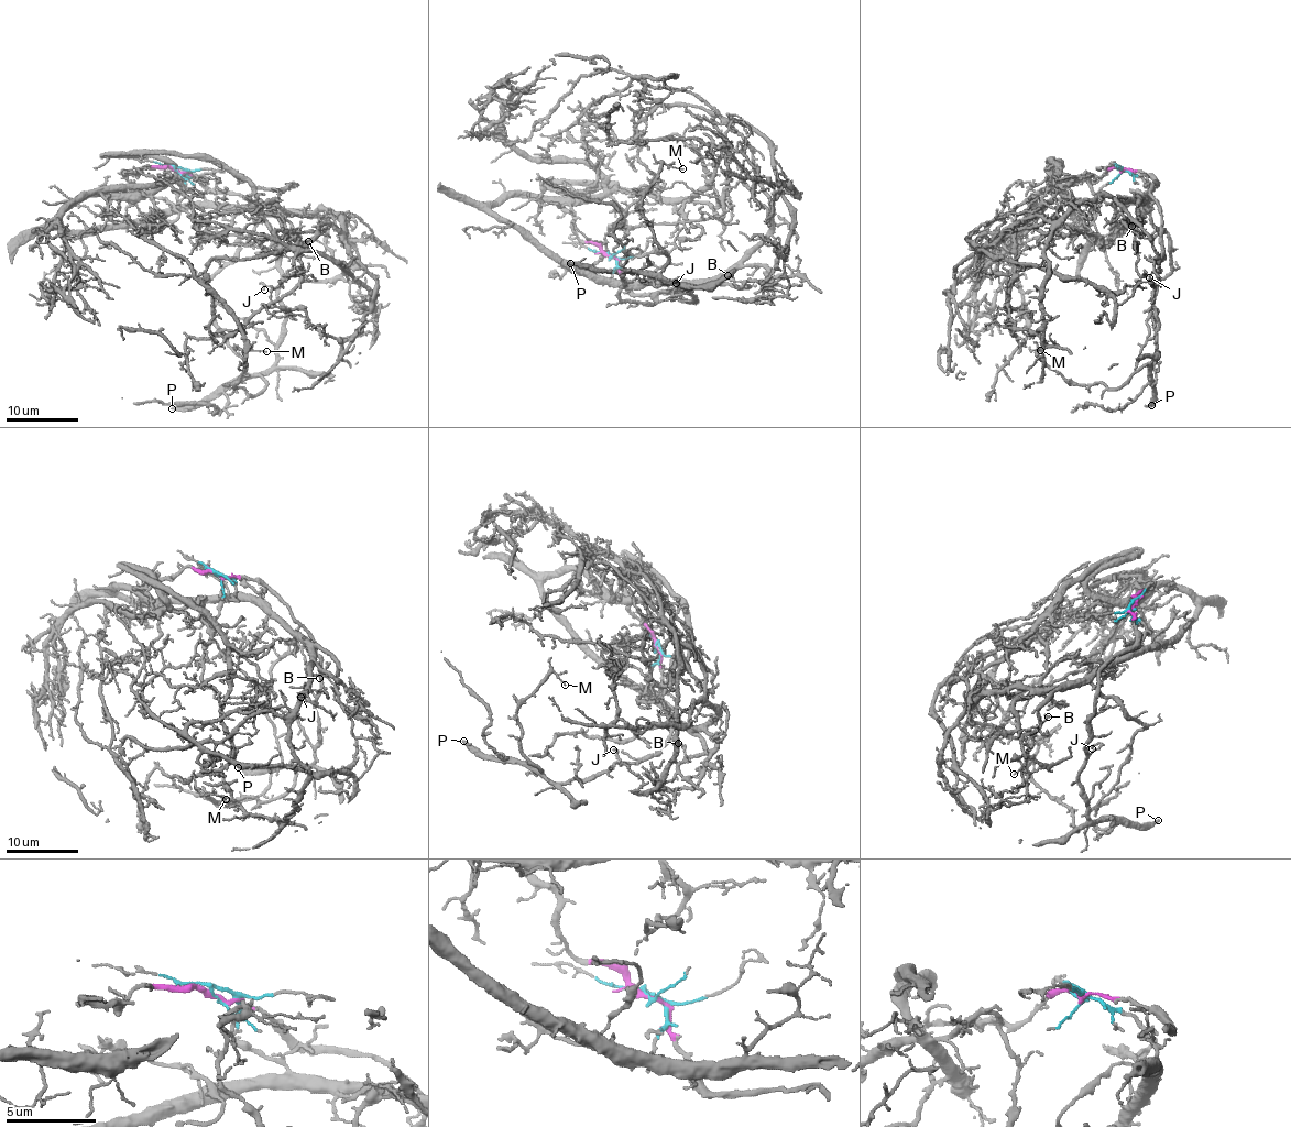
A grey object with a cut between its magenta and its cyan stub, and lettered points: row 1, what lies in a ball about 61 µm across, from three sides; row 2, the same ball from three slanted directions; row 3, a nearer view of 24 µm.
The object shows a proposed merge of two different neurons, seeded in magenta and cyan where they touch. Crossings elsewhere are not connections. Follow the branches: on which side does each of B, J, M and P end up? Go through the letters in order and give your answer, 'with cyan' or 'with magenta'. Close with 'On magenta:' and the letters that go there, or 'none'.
B: with cyan
J: with magenta
M: with magenta
P: with magenta
On magenta: J, M, P

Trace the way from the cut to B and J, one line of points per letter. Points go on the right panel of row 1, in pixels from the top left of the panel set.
B: (1119, 170), (1151, 188), (1150, 195), (1141, 199), (1136, 195), (1138, 222), (1137, 227), (1134, 222), (1131, 226)
J: (1119, 170), (1140, 170), (1157, 184), (1151, 194), (1161, 225), (1160, 263), (1149, 277)

